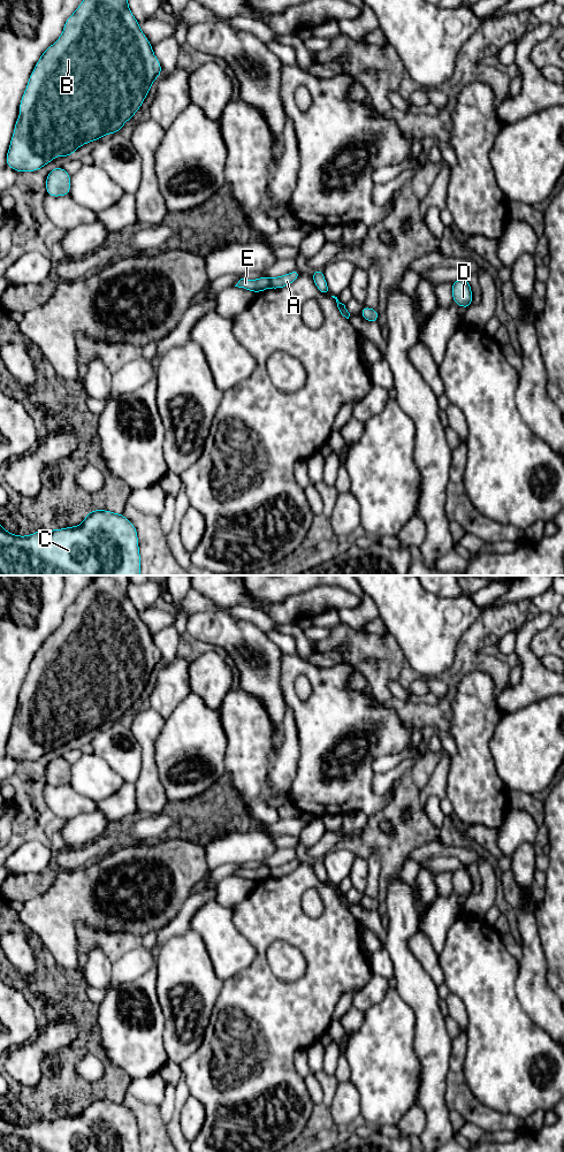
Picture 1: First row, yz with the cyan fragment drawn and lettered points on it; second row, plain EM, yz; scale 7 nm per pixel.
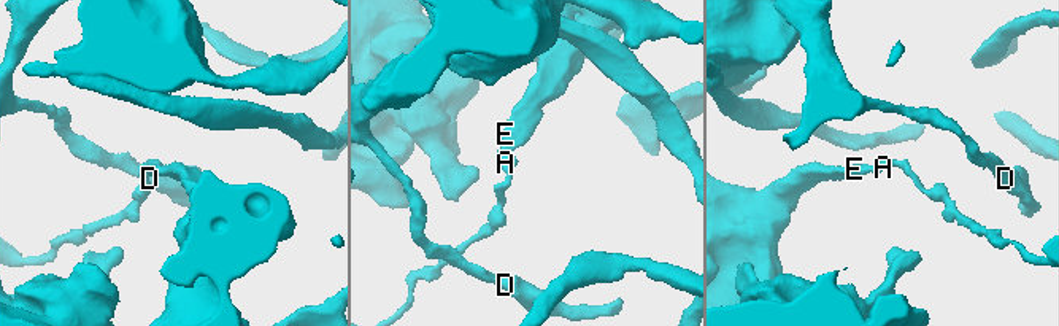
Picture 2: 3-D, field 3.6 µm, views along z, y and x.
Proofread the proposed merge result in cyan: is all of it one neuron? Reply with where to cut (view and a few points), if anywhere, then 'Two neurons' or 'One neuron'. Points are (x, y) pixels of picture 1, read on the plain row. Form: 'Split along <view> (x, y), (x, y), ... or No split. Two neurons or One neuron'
Split along yz (269, 869), (271, 875). Two neurons

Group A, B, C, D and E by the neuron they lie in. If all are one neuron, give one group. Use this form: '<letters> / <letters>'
A / B C D E

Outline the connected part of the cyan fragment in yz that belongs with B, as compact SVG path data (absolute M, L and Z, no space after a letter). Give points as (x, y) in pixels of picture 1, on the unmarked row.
M97 575L94 580L82 590L76 601L67 608L61 626L43 642L29 666L28 676L20 692L21 704L16 710L14 725L10 728L6 755L18 762L36 761L55 746L63 745L69 747L75 739L85 732L91 732L98 727L102 728L106 723L119 722L122 715L142 696L153 670L162 663L162 658L159 649L153 643L152 633L142 621L139 612L128 596L129 582L129 575Z

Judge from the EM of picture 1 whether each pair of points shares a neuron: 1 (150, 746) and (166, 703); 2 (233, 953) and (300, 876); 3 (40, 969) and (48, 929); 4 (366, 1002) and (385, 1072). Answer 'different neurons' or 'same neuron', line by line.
1: different neurons
2: different neurons
3: different neurons
4: different neurons

